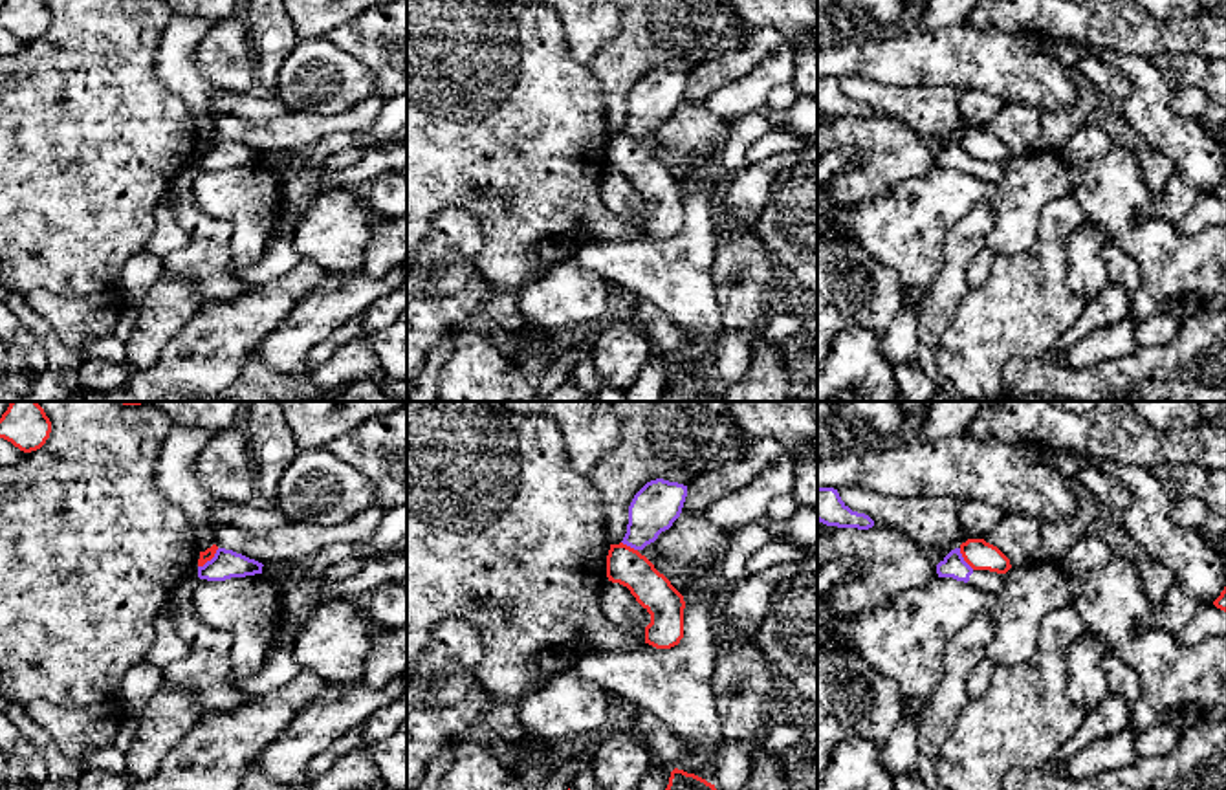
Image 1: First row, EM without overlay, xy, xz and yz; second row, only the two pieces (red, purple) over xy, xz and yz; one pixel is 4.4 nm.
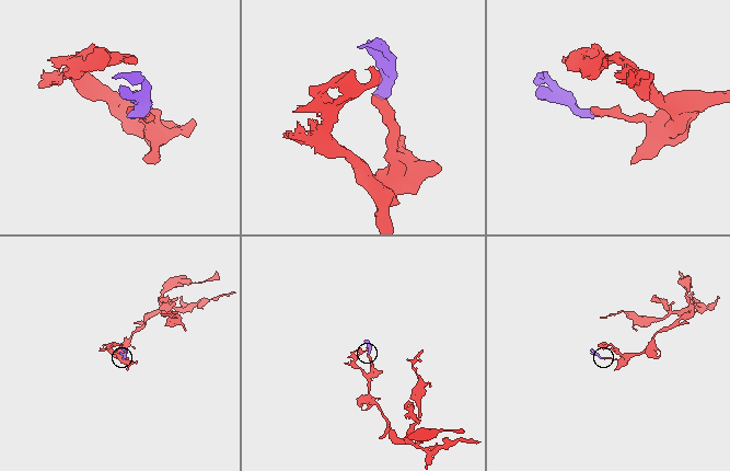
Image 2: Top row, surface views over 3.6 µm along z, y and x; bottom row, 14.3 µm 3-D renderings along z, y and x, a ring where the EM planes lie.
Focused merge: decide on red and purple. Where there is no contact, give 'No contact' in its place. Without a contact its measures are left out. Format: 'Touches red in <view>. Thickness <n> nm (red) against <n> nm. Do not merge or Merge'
Touches red in xy. Thickness 50 nm (red) against 130 nm. Do not merge

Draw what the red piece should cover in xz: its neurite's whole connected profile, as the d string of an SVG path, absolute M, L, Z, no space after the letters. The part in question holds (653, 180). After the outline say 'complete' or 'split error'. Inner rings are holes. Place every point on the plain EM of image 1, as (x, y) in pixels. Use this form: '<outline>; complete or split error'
M623 132L610 134L607 167L627 176L651 203L645 233L656 238L671 238L680 233L684 227L684 185L645 145Z; complete

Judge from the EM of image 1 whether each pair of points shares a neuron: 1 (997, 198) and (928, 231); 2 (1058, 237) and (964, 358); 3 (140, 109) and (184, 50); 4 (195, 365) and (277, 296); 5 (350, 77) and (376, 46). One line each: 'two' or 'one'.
1: one
2: one
3: two
4: one
5: two

